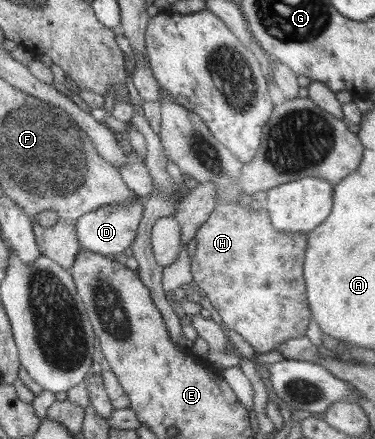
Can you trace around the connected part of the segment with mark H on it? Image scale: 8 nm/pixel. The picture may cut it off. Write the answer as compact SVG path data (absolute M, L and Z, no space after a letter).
M217 201L208 219L197 229L197 249L191 258L190 269L196 286L204 290L224 325L241 334L256 353L267 353L290 338L302 337L309 328L312 316L304 281L308 234L275 230L267 209L261 204L259 210L261 211L251 209L248 201Z

